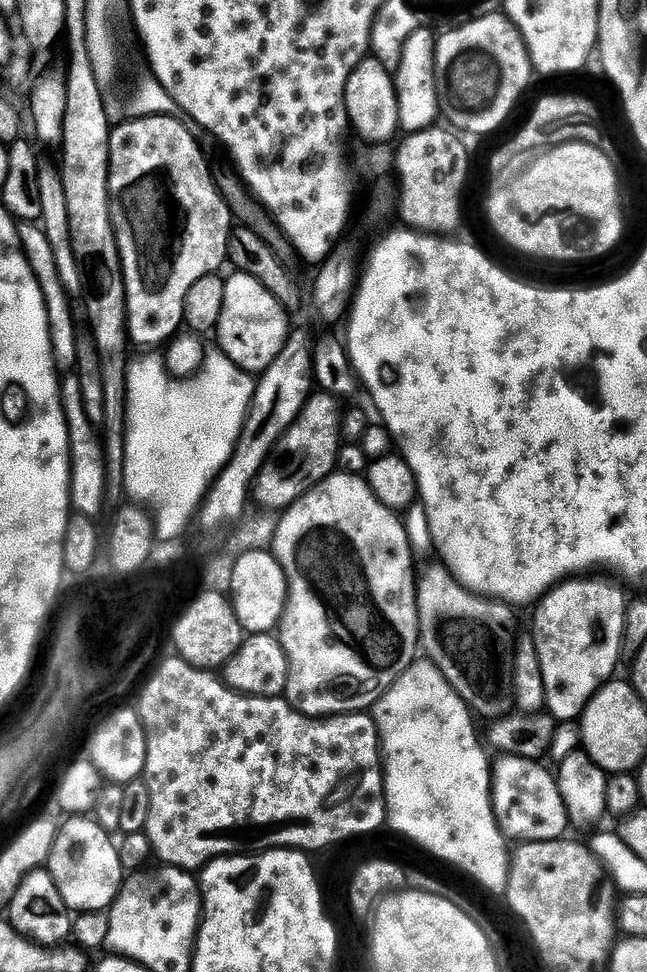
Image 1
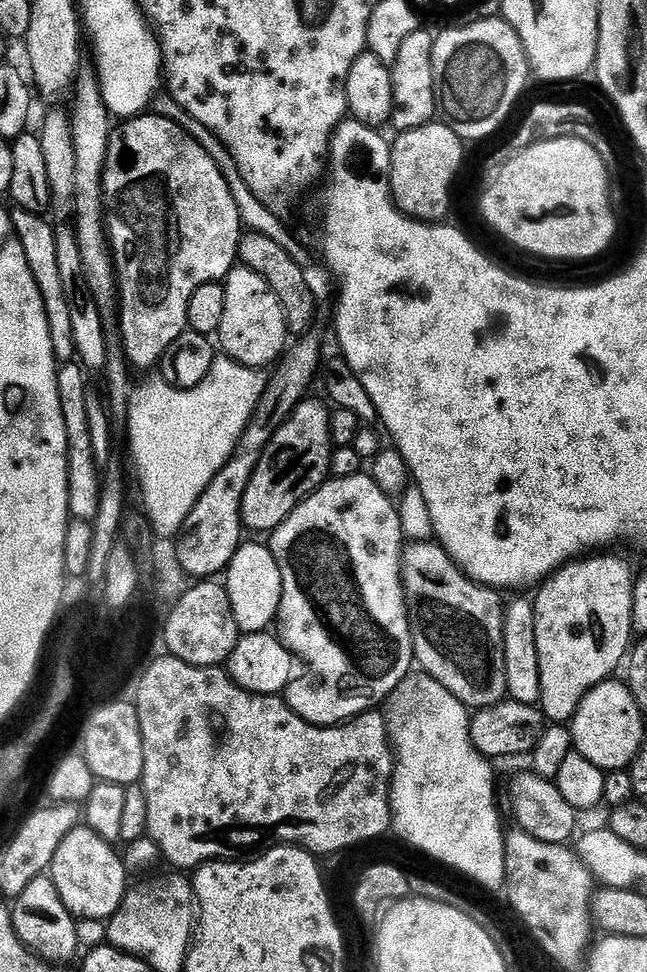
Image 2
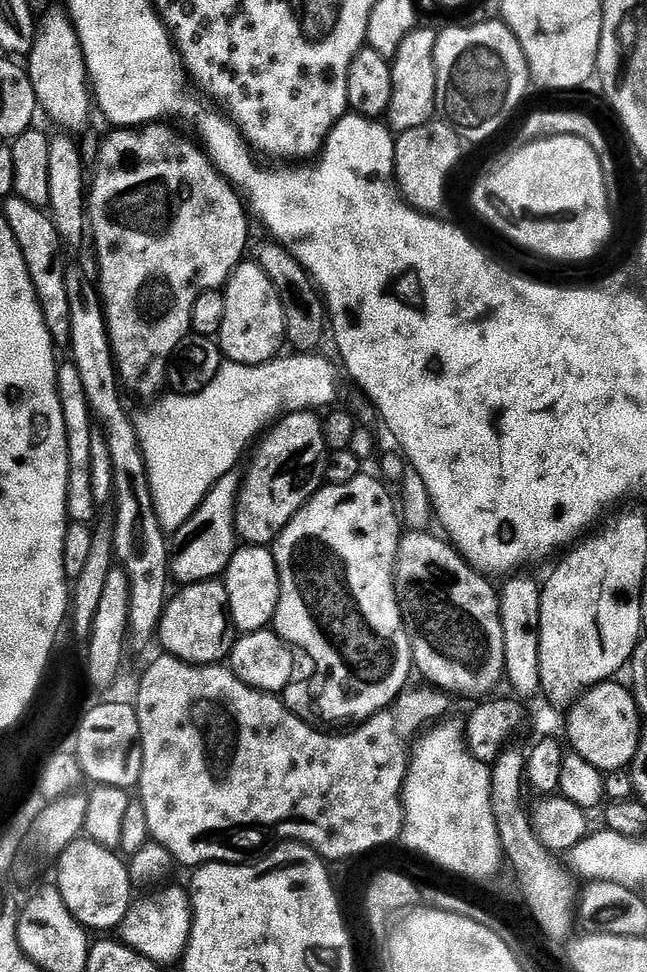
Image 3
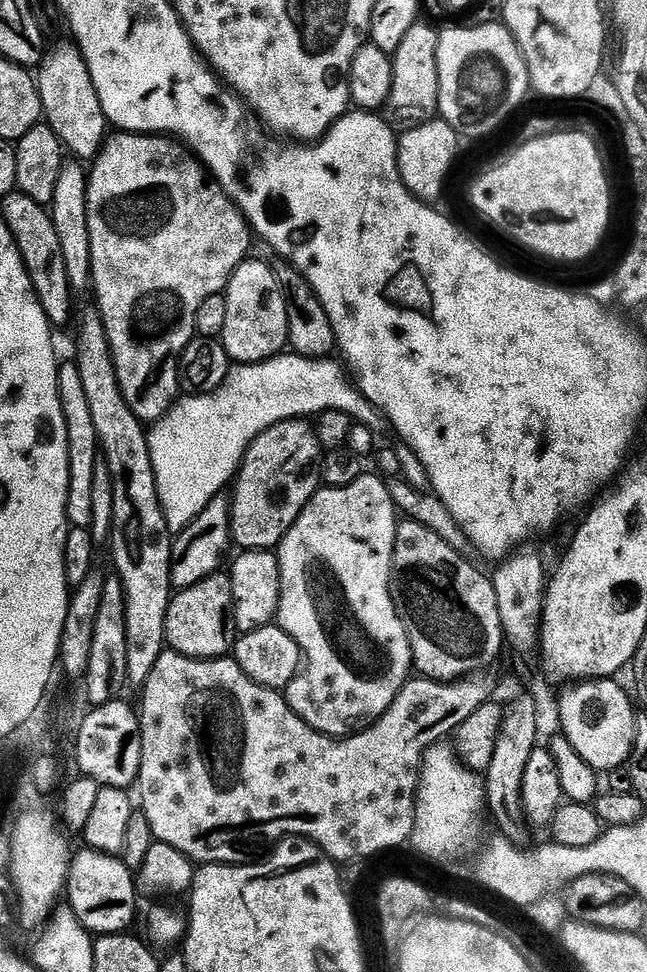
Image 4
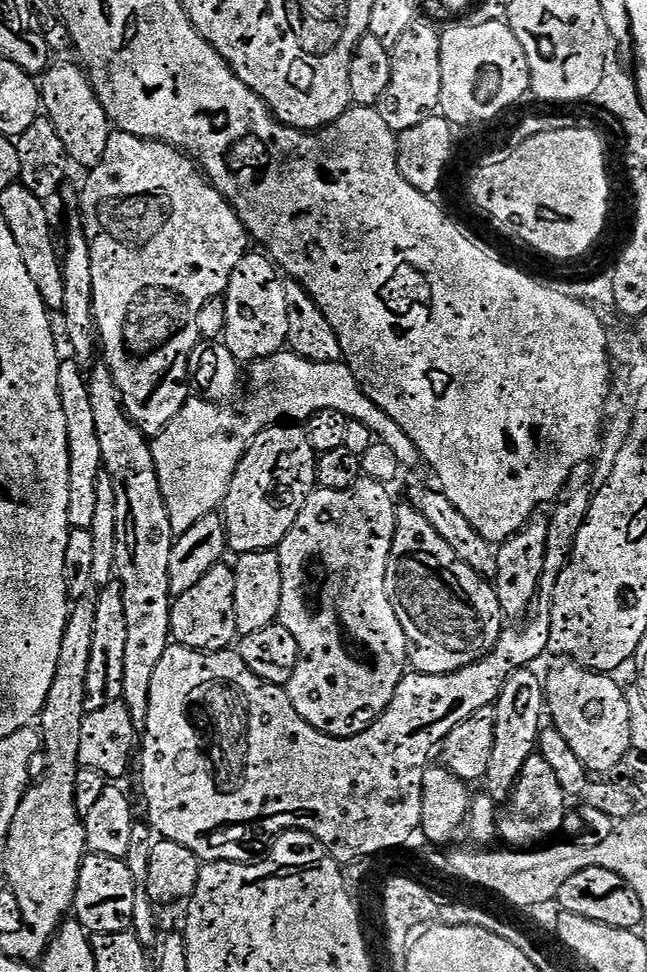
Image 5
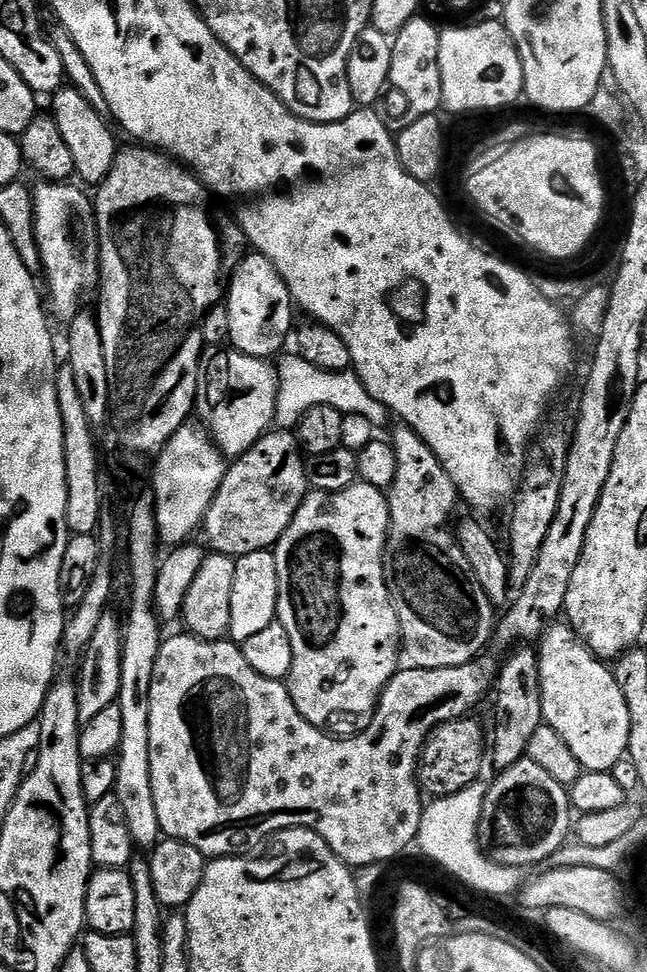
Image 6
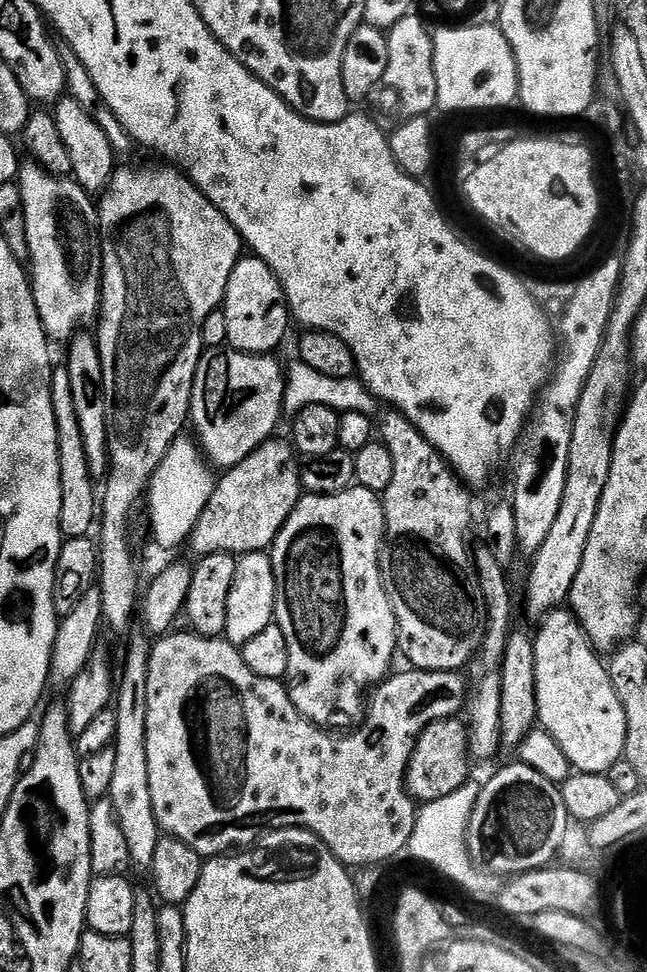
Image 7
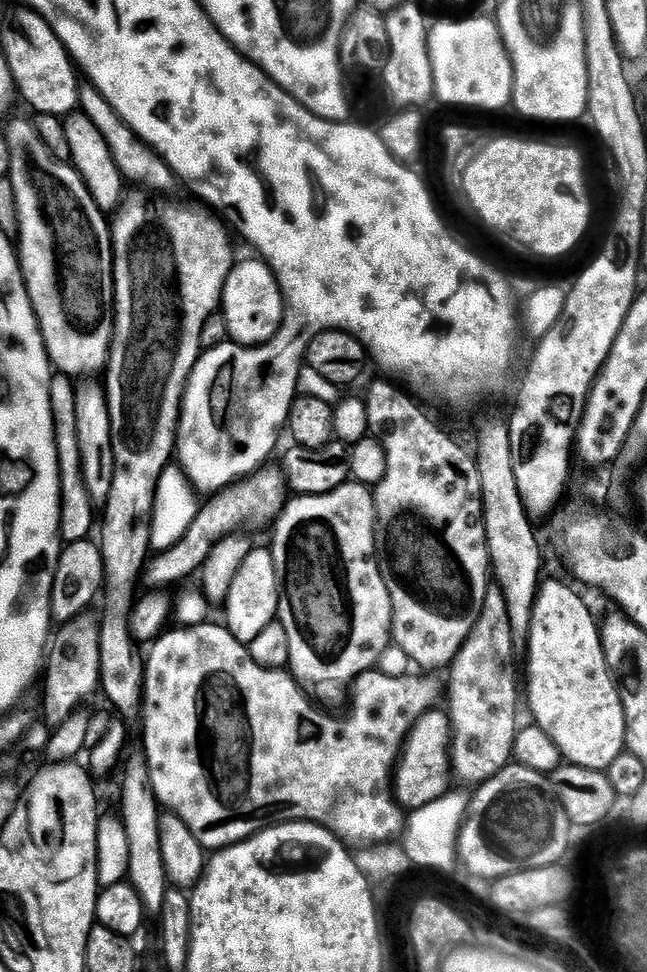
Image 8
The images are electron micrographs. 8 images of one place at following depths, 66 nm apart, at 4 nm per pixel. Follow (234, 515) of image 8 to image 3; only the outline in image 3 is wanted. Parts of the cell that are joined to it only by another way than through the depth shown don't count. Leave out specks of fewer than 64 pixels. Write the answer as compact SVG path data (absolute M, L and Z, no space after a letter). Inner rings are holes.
M315 411L288 412L271 425L270 431L248 473L243 473L240 503L236 506L236 535L248 546L271 545L294 514L326 483L324 466L329 451L323 419Z

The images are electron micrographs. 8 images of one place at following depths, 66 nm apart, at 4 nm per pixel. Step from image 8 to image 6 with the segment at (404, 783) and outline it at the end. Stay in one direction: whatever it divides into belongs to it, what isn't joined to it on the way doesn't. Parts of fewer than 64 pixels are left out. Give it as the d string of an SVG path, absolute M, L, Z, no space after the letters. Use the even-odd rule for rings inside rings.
M473 718L463 720L448 720L437 725L424 744L424 751L420 754L418 769L418 783L429 797L437 798L453 795L479 781L480 771L486 764L486 736L484 728Z

